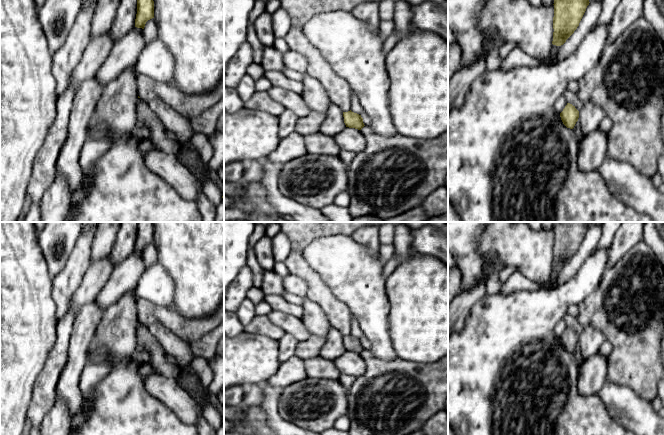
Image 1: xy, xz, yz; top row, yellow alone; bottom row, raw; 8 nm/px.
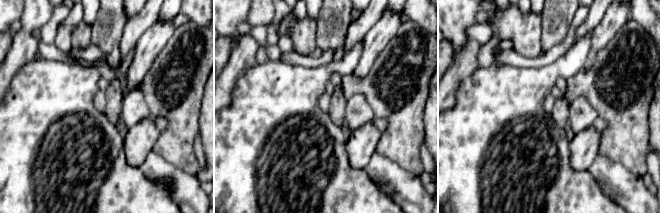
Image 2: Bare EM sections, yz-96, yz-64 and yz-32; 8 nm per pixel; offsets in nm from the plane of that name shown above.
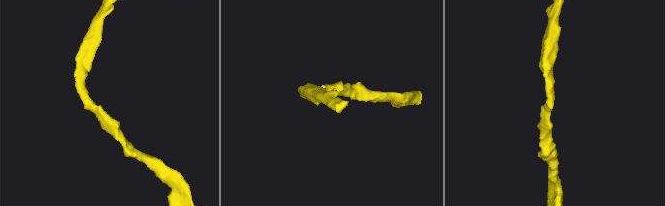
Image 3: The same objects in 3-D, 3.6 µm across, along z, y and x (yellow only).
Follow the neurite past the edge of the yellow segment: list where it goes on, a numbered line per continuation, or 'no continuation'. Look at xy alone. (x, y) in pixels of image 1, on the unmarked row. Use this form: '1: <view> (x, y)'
no continuation

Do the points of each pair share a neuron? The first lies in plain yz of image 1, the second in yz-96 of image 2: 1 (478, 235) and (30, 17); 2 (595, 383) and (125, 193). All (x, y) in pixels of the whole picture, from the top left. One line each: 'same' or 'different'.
1: different
2: different

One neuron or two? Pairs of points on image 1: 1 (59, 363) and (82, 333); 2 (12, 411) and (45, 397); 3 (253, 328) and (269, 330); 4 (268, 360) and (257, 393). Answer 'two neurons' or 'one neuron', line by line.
1: one neuron
2: two neurons
3: one neuron
4: two neurons

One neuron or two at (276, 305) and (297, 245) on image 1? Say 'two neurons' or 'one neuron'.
two neurons

